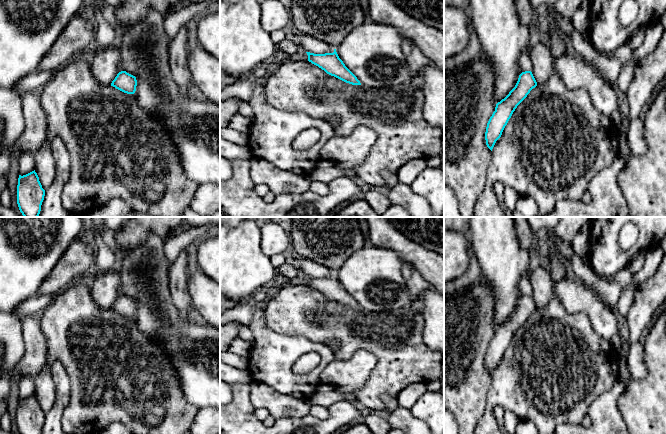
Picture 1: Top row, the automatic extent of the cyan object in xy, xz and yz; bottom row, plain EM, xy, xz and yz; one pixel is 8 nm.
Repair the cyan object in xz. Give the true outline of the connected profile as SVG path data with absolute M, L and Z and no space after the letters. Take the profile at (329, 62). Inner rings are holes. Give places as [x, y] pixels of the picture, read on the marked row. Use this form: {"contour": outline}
{"contour": "M334 49L333 53L306 53L308 55L308 61L324 70L327 74L352 85L361 85L357 77L345 66L343 61L339 58L336 49Z"}

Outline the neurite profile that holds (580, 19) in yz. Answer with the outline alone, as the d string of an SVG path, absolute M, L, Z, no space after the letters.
M577 8L571 17L575 30L583 33L589 27L590 9Z

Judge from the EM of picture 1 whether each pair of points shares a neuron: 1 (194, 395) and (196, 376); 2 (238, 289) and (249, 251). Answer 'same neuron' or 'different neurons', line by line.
1: same neuron
2: same neuron

